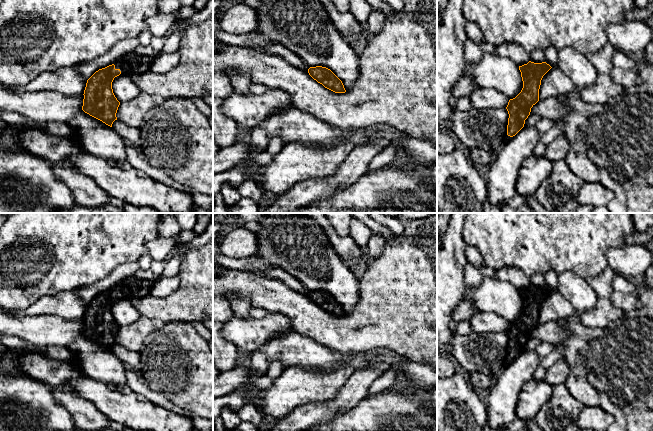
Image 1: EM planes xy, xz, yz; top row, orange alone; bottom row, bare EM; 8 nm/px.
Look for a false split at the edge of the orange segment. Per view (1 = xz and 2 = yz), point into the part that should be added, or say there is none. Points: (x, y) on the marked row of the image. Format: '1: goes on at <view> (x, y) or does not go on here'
1: does not go on here
2: goes on at yz (506, 138)

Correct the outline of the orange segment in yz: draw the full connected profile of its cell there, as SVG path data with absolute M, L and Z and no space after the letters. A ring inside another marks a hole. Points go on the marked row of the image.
M531 61L519 66L523 88L515 98L509 100L506 107L509 118L504 145L524 127L531 108L539 101L541 80L551 68L546 62L534 63Z

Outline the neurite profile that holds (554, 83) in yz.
M555 66L552 67L541 80L539 100L553 96L568 96L576 93L577 90L572 80Z

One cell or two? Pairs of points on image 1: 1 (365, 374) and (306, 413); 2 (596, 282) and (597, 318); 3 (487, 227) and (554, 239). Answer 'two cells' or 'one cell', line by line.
1: one cell
2: one cell
3: one cell

